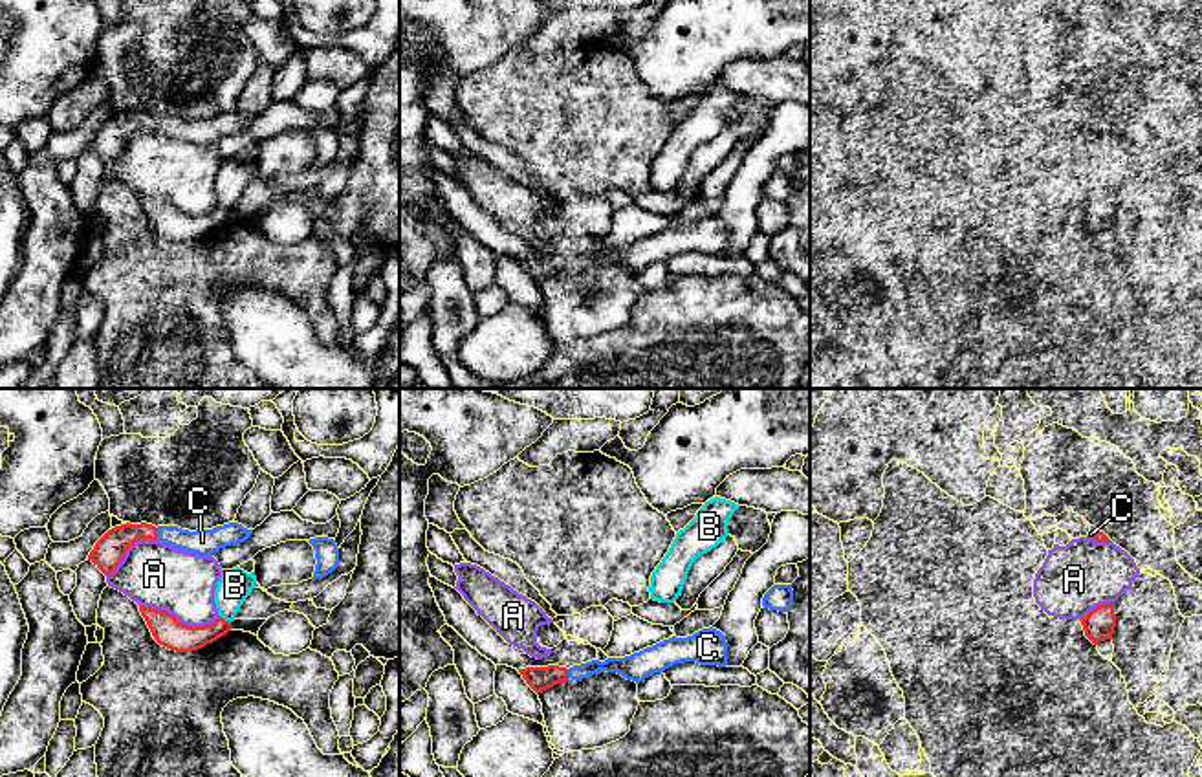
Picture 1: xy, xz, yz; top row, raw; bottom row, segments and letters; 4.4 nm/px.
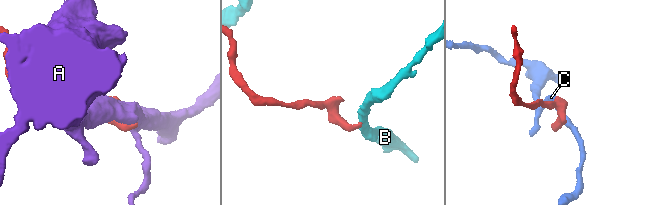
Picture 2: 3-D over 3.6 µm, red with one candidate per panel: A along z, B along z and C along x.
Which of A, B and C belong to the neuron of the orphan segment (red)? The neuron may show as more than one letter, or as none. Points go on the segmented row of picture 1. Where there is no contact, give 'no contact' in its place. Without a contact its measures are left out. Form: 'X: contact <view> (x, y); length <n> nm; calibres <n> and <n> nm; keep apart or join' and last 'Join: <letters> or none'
A: contact xy (178, 622); length 360 nm; calibres 140 and 300 nm; keep apart
B: contact xy (222, 618); length 70 nm; calibres 140 and 150 nm; keep apart
C: contact xy (156, 534); length 50 nm; calibres 140 and 110 nm; join
Join: C

